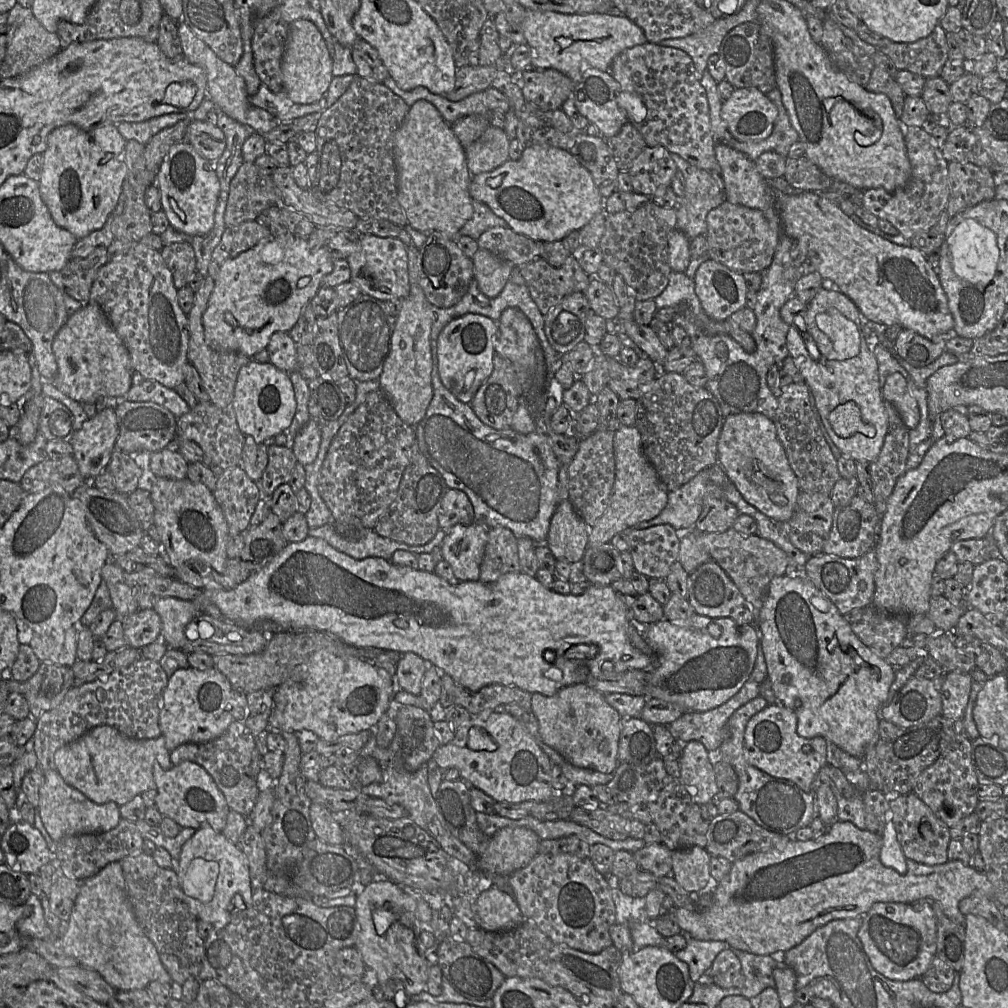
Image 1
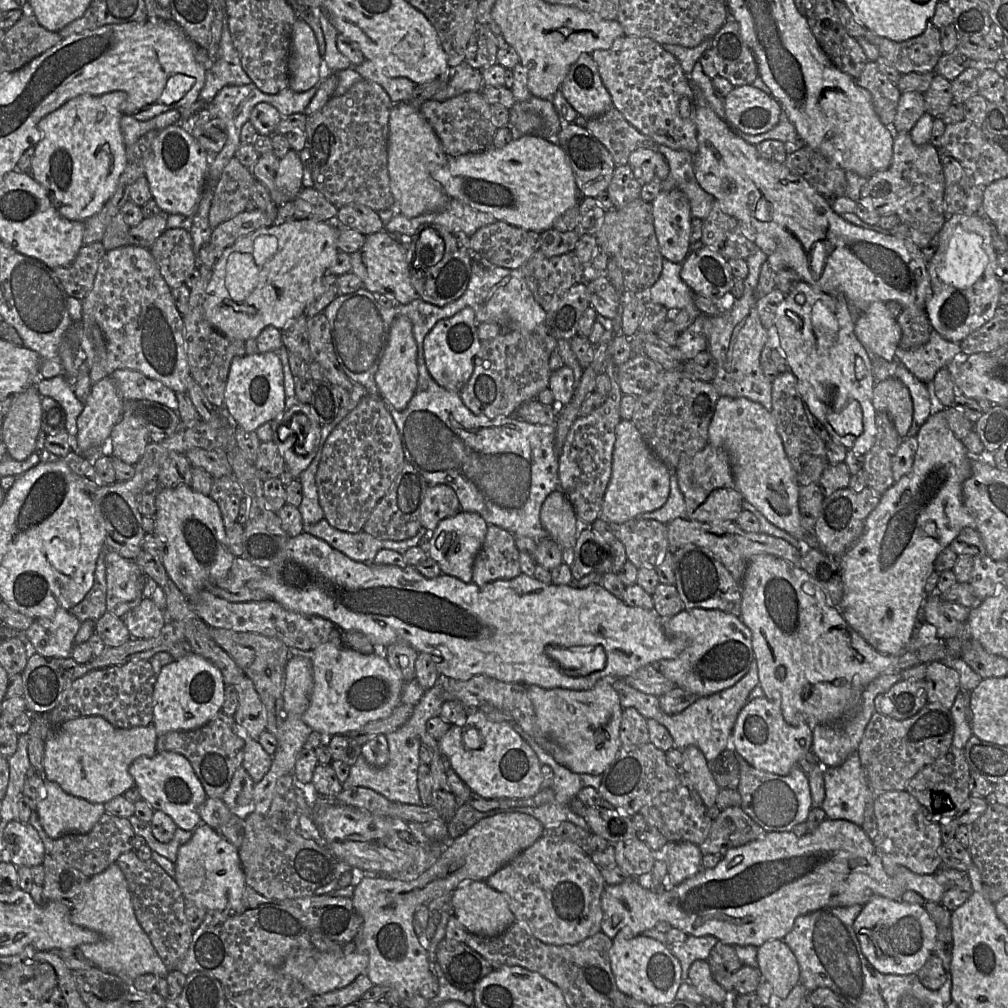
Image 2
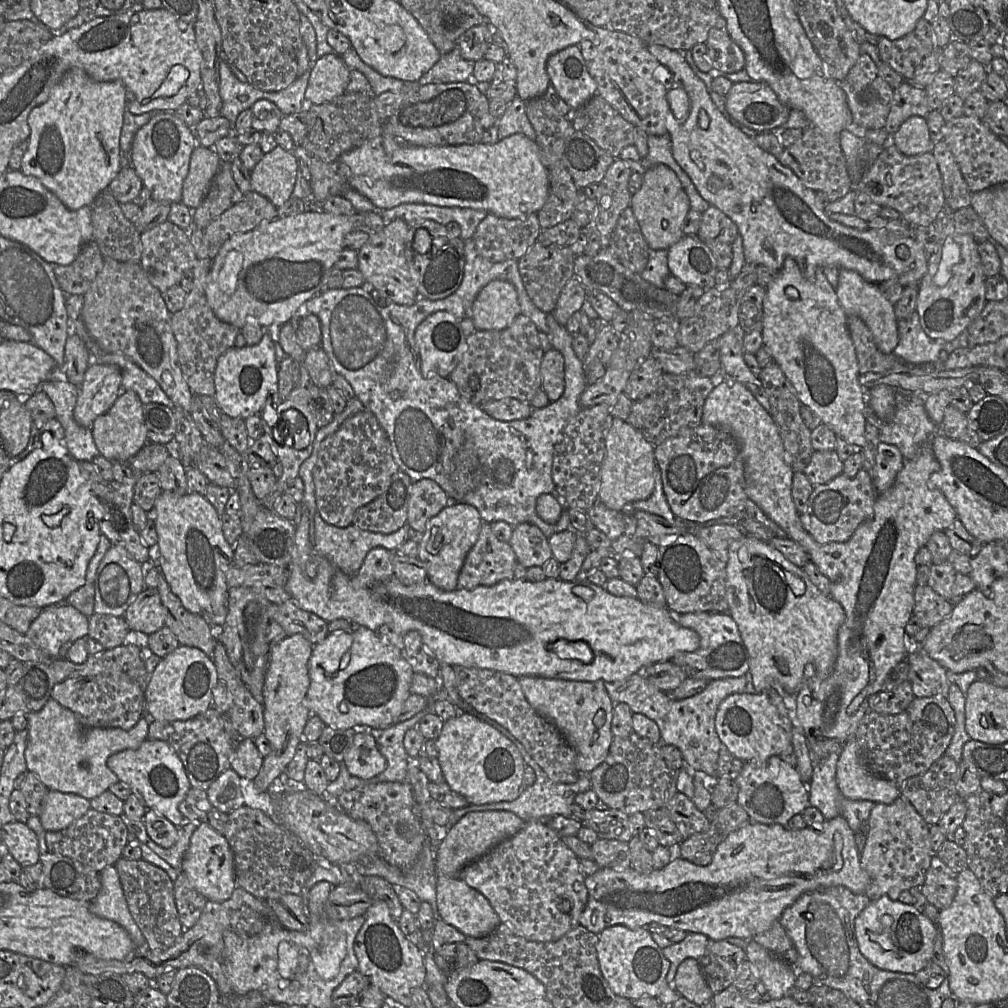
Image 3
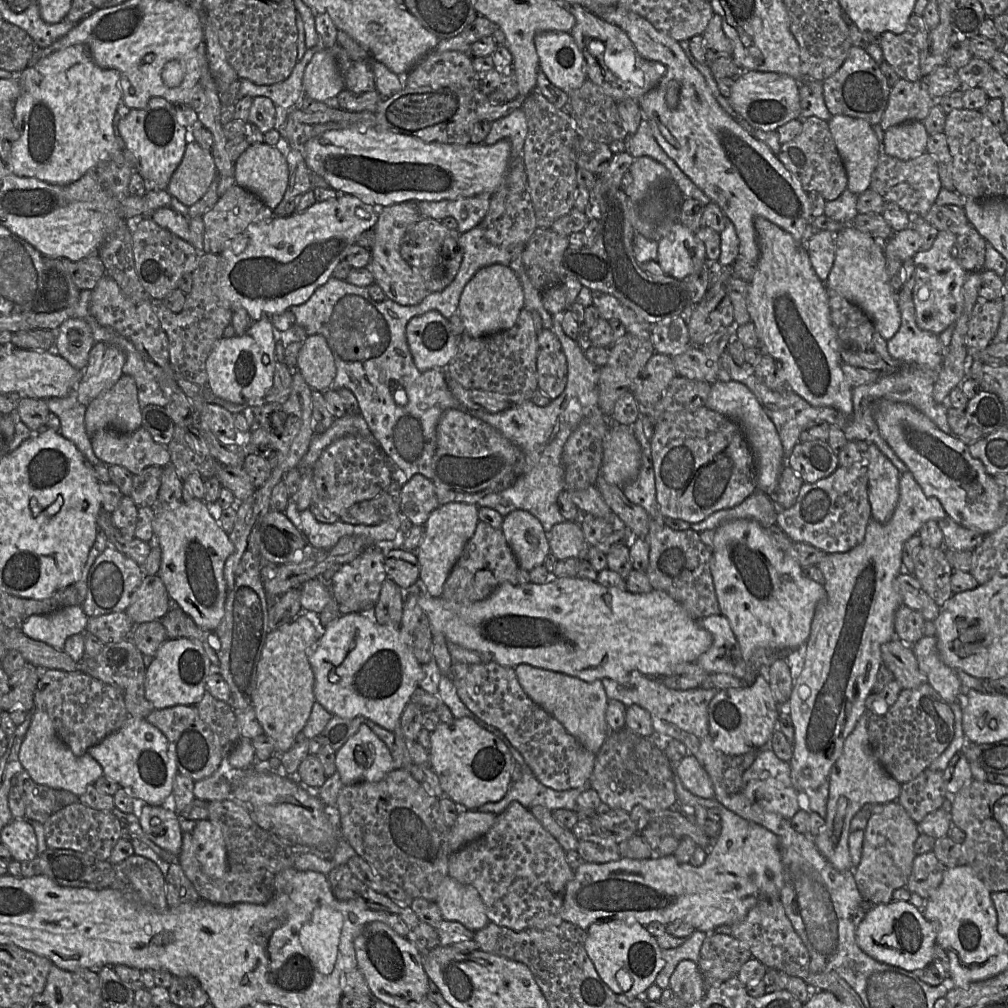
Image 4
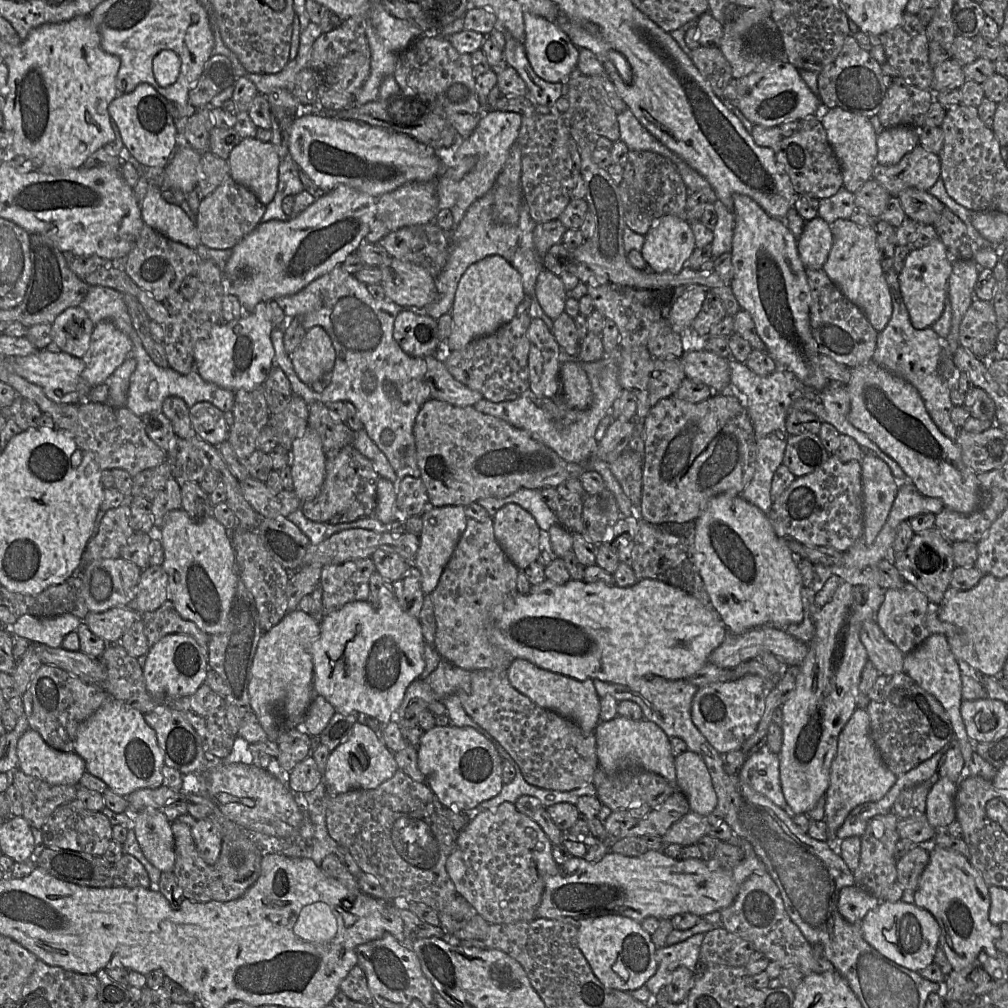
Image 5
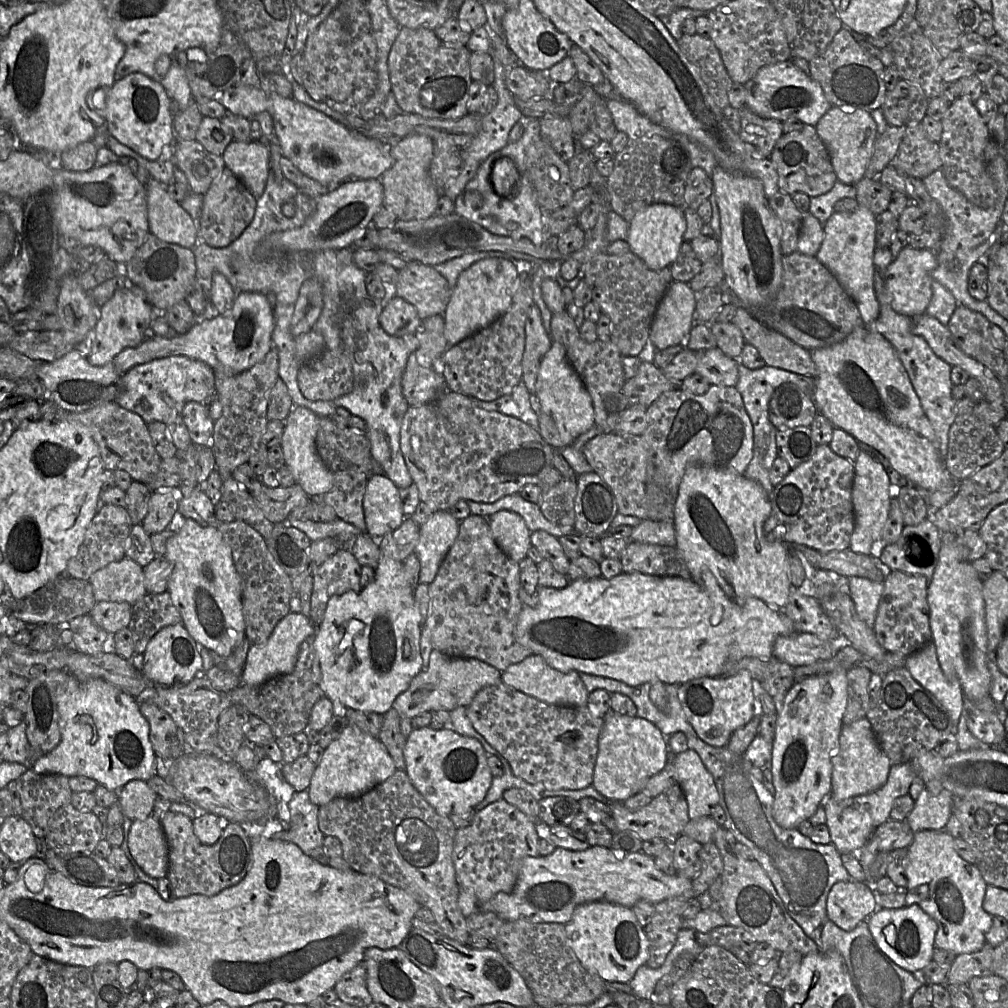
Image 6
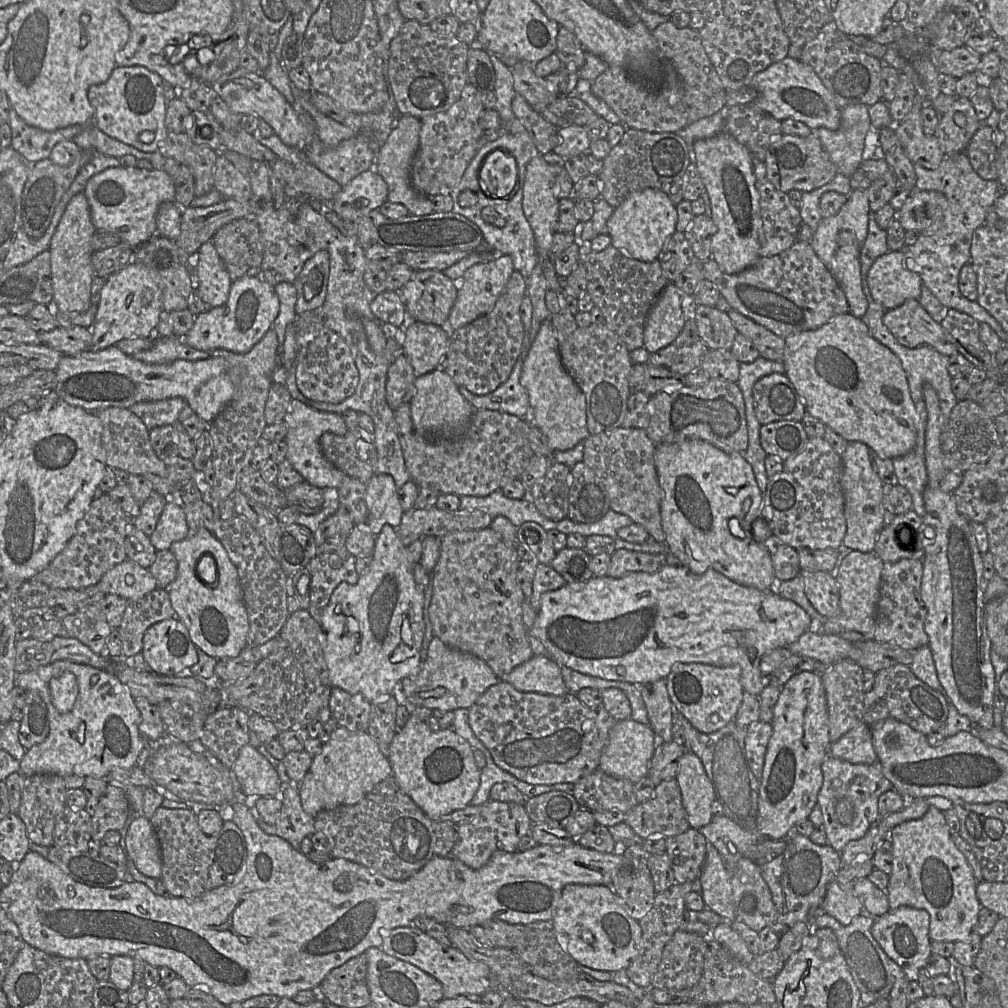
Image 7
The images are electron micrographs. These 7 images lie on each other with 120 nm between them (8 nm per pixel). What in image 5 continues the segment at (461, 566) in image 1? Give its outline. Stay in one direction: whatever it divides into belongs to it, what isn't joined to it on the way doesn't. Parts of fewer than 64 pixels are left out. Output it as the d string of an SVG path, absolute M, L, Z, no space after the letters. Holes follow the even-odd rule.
M464 506L429 507L421 517L420 544L413 559L413 565L421 573L421 588L424 594L430 595L437 587L441 574L466 529L468 518L464 512Z

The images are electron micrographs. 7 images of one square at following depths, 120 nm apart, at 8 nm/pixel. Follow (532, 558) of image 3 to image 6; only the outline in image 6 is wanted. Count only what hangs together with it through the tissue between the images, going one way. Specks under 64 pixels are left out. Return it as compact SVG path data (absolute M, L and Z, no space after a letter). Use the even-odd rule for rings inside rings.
M500 510L488 519L492 537L501 550L517 563L526 558L532 544L524 519L509 510Z

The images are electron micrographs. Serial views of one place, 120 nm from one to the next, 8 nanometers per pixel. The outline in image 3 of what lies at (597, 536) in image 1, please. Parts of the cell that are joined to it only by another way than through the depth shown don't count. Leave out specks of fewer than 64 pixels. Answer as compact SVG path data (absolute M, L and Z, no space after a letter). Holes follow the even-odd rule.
M613 418L606 438L606 450L601 465L598 500L608 509L628 511L629 504L648 499L654 490L654 470L658 468L654 448L643 435L626 421Z

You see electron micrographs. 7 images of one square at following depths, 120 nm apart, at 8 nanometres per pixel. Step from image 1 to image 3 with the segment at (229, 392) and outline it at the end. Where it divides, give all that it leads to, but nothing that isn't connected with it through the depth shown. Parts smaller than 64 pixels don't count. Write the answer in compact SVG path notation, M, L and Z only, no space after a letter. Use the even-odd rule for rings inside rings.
M210 258L197 259L193 272L192 288L188 291L184 306L171 314L172 332L177 343L177 356L181 372L194 396L214 396L214 373L218 358L234 347L240 329L218 319L208 305L206 285L211 270Z

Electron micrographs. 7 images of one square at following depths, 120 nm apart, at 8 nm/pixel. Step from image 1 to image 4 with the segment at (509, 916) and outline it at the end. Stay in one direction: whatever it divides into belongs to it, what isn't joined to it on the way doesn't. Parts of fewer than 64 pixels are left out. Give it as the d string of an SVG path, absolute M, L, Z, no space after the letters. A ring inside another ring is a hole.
M449 875L438 888L436 904L444 920L460 922L473 932L481 930L490 922L478 891Z

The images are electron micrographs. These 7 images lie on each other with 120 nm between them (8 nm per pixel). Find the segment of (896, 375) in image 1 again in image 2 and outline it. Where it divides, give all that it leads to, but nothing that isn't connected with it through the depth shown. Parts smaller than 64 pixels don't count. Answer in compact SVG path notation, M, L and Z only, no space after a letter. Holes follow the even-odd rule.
M897 379L876 383L872 403L876 413L886 413L902 438L908 436L913 422L913 402L908 388Z

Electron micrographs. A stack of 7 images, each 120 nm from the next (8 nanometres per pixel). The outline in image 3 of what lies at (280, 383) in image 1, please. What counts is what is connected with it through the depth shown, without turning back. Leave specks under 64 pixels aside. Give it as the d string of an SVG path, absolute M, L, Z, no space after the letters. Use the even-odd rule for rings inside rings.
M264 331L261 341L253 346L232 347L217 360L214 373L214 398L224 414L233 418L246 419L259 414L265 404L279 405L277 362L275 347L270 334Z

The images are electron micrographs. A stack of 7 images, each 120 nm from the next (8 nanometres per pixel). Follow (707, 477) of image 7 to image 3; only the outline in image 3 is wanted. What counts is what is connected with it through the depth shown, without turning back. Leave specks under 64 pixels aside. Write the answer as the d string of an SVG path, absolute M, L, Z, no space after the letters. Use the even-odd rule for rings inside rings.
M746 534L729 546L726 594L728 613L735 620L749 655L746 679L753 682L756 692L773 688L782 697L784 692L796 694L804 682L807 664L814 666L819 677L831 673L837 657L837 634L845 612L830 595L822 593L799 566L788 561L768 542Z

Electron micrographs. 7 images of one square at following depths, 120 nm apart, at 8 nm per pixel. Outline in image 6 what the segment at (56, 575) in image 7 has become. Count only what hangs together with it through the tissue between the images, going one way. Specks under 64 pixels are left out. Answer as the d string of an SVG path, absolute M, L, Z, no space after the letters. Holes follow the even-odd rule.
M106 503L91 520L84 540L77 554L68 561L64 574L87 581L99 569L126 557L125 552L132 526L133 523L126 508Z

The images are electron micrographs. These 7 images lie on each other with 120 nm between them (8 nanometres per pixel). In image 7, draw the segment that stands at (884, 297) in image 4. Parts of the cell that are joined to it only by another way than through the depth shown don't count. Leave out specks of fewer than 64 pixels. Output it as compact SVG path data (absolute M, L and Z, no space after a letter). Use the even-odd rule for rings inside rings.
M854 189L835 215L822 218L810 240L812 249L844 292L849 306L849 313L859 319L865 314L868 307L862 288L860 252L868 233L870 211L867 189Z

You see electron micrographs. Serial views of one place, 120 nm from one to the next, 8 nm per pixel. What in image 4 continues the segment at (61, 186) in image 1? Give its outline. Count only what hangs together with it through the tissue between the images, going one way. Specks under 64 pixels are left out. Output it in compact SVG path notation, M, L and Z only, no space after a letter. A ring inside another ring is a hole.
M77 44L54 52L28 65L16 77L21 85L21 93L14 102L13 122L20 136L14 142L7 162L2 162L4 168L18 176L67 185L94 170L97 163L107 159L110 154L123 154L113 130L113 120L122 100L120 72L99 67L86 46Z

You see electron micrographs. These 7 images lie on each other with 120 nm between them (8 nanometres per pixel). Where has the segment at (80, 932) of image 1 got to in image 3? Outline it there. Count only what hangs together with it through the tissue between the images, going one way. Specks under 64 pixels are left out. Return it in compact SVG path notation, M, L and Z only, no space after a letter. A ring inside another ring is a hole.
M108 865L99 874L101 888L90 902L91 912L119 924L127 931L138 952L146 951L147 941L131 916L116 867Z

